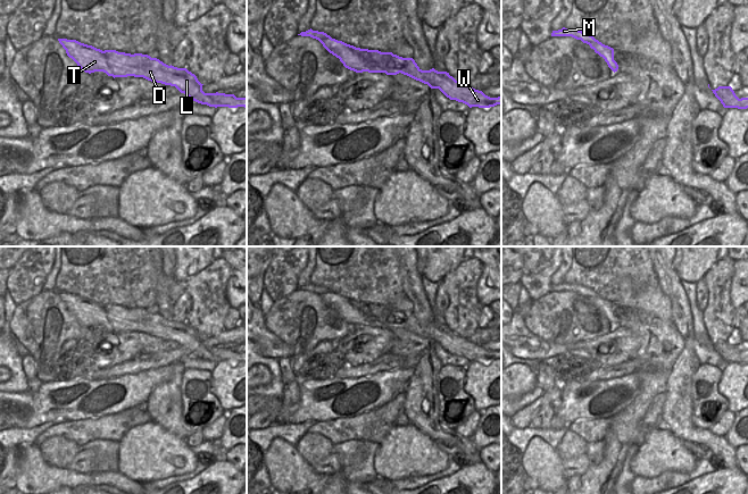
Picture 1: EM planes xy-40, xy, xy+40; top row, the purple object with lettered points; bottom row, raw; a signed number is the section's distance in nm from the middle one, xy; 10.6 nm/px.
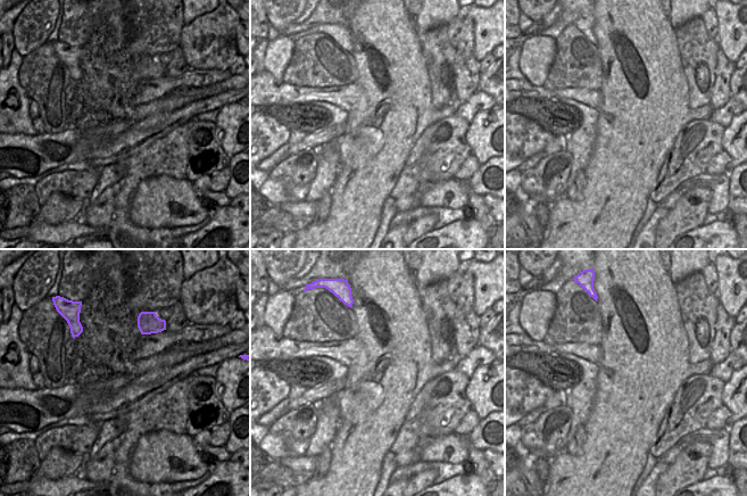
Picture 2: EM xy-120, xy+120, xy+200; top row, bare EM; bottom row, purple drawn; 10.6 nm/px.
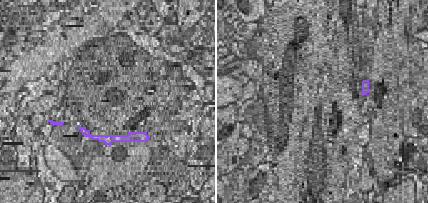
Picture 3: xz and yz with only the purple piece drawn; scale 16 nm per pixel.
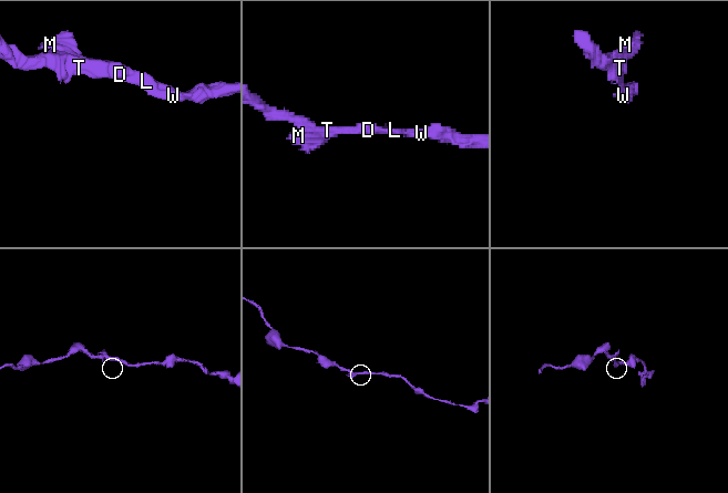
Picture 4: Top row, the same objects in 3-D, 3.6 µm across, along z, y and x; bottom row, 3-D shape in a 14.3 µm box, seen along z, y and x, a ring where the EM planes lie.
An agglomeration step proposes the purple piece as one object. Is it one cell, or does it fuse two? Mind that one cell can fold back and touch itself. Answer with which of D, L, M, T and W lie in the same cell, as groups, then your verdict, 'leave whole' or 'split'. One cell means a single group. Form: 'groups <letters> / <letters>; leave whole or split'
groups D L M T W; leave whole

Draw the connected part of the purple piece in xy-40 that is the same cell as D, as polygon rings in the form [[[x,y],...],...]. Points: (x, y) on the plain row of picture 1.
[[[58,293],[77,320],[85,327],[103,326],[115,332],[143,332],[148,335],[175,341],[181,348],[209,361],[247,362],[247,352],[234,349],[205,348],[197,330],[186,323],[168,320],[157,312],[142,308],[125,308],[116,304],[100,304],[76,294]]]

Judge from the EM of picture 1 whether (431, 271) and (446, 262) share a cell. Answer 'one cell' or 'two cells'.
one cell

